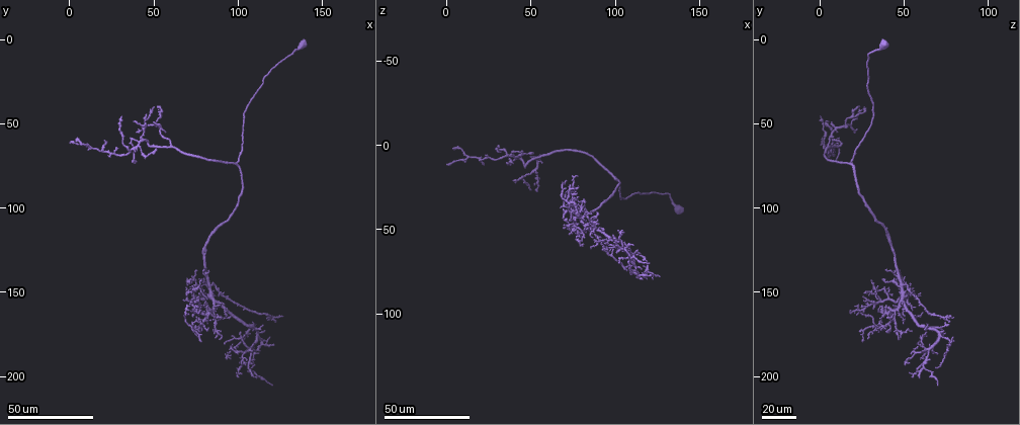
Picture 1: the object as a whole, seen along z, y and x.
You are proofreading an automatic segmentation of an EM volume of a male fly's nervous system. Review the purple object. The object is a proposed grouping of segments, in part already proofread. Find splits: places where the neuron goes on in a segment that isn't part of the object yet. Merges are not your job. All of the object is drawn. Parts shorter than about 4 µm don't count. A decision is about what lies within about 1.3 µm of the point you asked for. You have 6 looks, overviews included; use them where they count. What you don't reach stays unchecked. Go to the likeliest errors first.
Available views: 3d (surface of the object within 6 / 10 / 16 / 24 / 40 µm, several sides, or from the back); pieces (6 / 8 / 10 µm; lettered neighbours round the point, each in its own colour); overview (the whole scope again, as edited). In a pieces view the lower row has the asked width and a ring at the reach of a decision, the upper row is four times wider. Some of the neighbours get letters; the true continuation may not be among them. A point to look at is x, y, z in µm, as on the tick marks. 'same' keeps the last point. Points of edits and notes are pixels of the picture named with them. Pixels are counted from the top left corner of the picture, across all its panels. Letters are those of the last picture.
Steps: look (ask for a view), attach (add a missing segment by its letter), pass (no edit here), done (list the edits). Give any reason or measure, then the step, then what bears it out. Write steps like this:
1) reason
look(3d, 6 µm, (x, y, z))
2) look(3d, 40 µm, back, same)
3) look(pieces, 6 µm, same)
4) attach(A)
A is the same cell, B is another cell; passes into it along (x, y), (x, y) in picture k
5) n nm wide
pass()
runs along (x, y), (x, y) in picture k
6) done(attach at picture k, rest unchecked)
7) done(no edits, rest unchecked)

branch stops here
look(3d, 40 µm, (100, 174, 63))

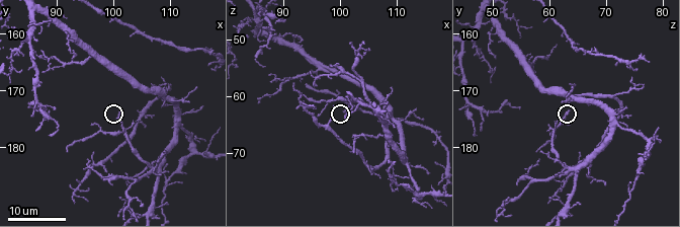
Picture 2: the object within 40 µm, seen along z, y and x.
see the neighbours
look(pieces, 10 µm, (101.5, 174.0, 63.0))

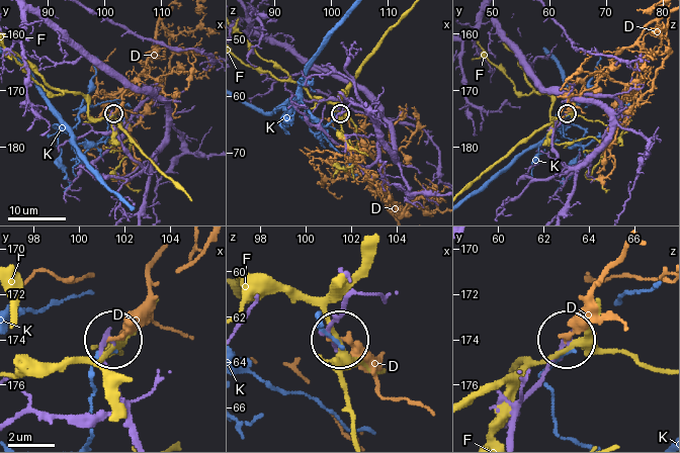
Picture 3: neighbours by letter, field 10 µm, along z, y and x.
pass()
D, F and K are other cells; none of them fits

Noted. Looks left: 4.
tapers out
look(3d, 40 µm, (49, 48, 7))

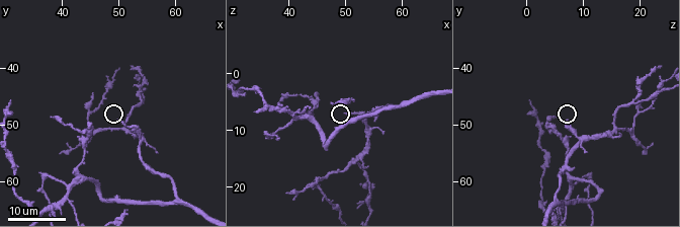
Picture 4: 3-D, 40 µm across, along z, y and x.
look(pieces, 8 µm, (49.5, 49.0, 7.0))

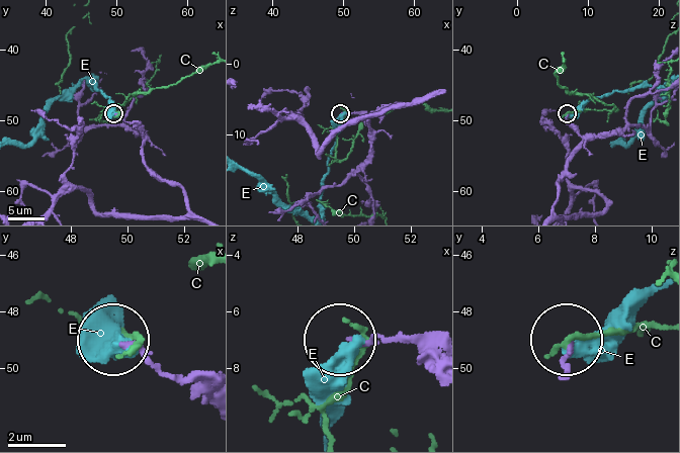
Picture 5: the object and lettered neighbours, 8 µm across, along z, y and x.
pass()
C and E are other cells; none of them fits

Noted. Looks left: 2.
look(3d, 24 µm, (86.0, 177.0, 48.0))

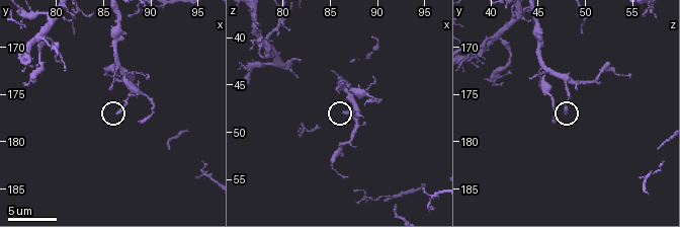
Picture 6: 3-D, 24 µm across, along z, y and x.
see the neighbours
look(pieces, 6 µm, (86.6, 177.2, 48.0))

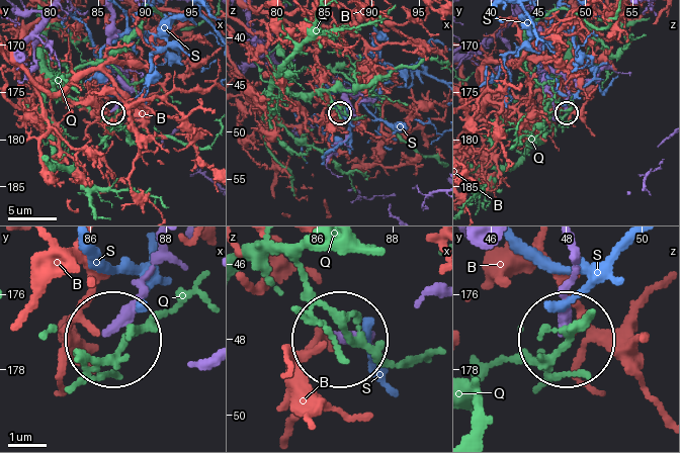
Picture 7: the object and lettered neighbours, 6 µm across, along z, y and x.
pass()
B, Q and S are other cells; no lettered segment goes on from it

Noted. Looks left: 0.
done(no edits, rest unchecked)

